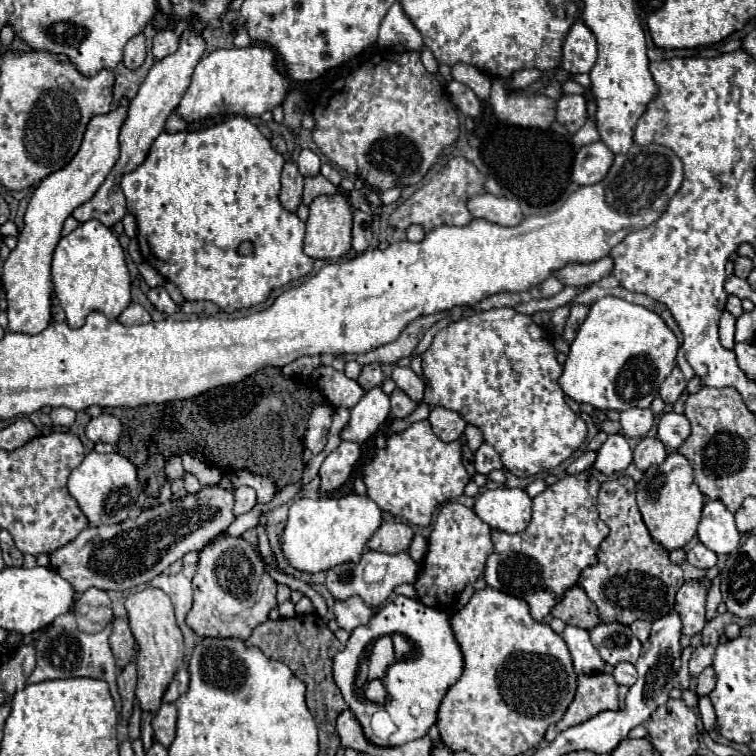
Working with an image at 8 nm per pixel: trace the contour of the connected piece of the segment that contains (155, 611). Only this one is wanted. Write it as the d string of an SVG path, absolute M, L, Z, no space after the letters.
M145 589L141 593L135 593L125 601L125 607L129 611L129 625L133 637L139 645L137 651L139 679L137 679L135 695L143 711L155 713L161 707L161 699L165 689L169 687L169 681L175 677L183 661L183 633L175 621L169 595L165 595L161 589Z

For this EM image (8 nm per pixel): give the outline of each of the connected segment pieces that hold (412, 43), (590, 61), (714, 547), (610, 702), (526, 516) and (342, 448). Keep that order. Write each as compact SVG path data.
M393 3L391 9L387 11L381 31L379 31L379 41L381 47L389 45L403 45L409 51L419 51L423 47L423 39L419 29L409 21L405 11L401 9L401 3Z
M577 21L571 31L567 33L565 45L563 45L563 59L561 67L571 73L589 73L591 67L595 65L597 59L597 43L595 35L591 33L589 27L585 27L581 21Z
M721 501L705 503L697 535L699 541L717 555L733 553L739 547L739 539L741 539L735 527L733 513L729 513Z
M607 673L579 675L575 699L571 701L563 719L547 729L545 739L553 741L557 733L561 733L573 725L585 723L587 719L595 717L601 711L617 711L619 709L617 689L619 689L619 685Z
M487 489L477 497L473 509L481 521L505 533L521 533L531 521L531 499L523 489Z
M341 441L341 445L331 455L325 457L319 469L319 477L321 477L319 497L339 489L347 481L347 477L351 475L357 463L359 463L359 445Z

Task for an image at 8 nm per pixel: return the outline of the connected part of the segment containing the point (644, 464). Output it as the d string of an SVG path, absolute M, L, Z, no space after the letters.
M643 437L639 445L633 449L633 463L641 471L647 471L653 465L661 465L665 457L667 457L667 449L657 437Z

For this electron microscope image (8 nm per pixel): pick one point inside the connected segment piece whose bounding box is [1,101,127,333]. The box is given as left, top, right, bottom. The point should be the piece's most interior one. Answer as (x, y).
(26, 279)

